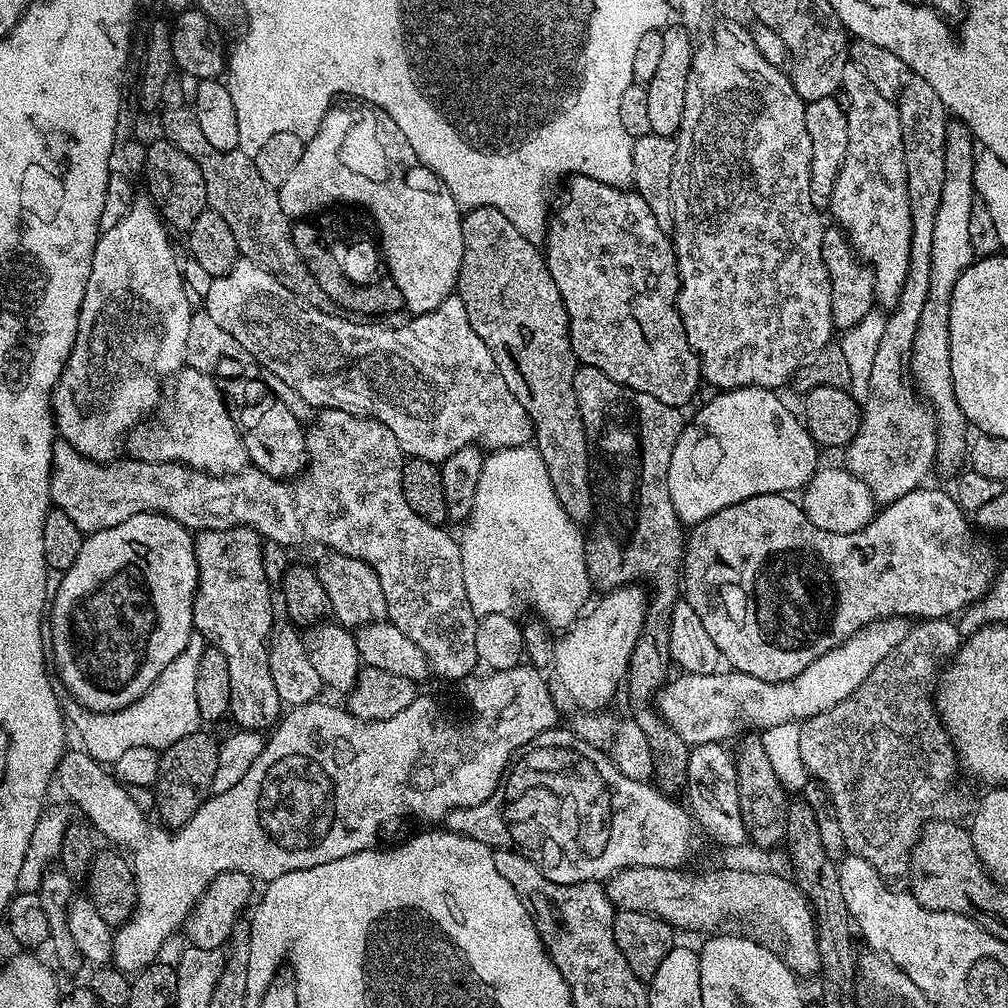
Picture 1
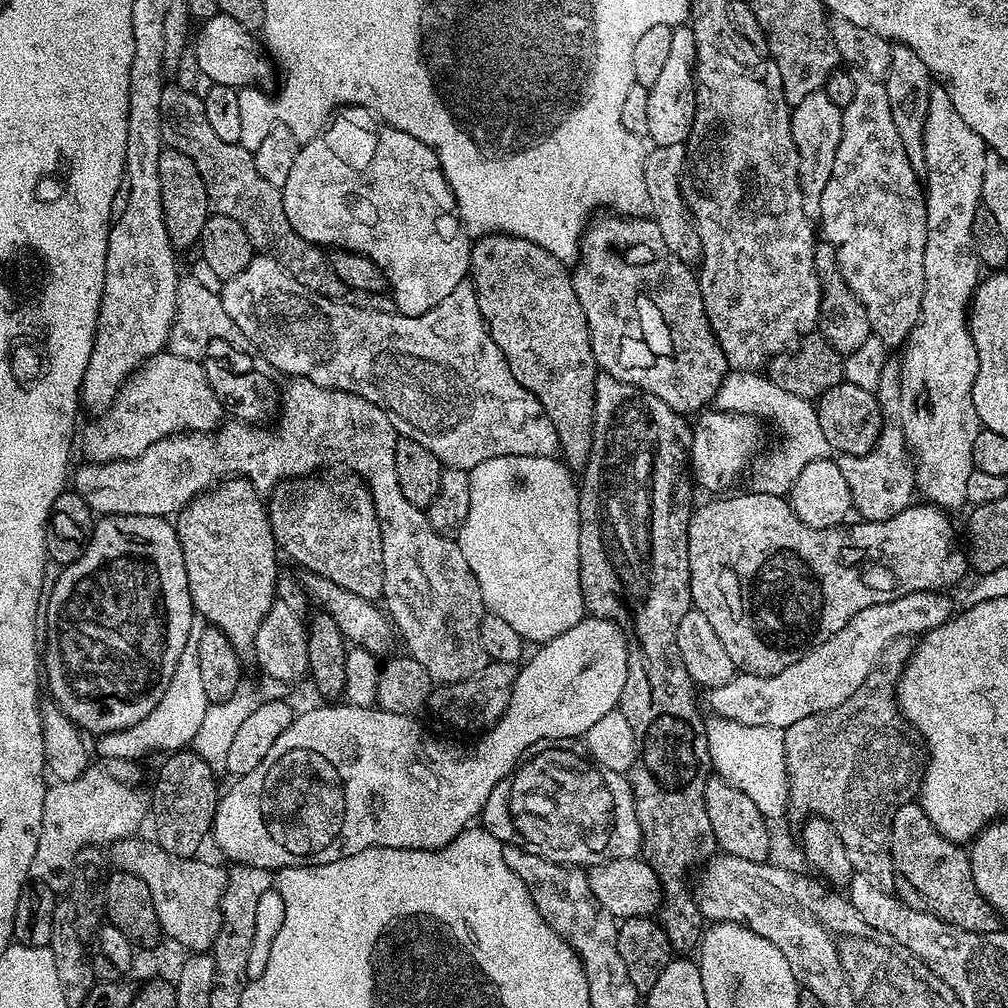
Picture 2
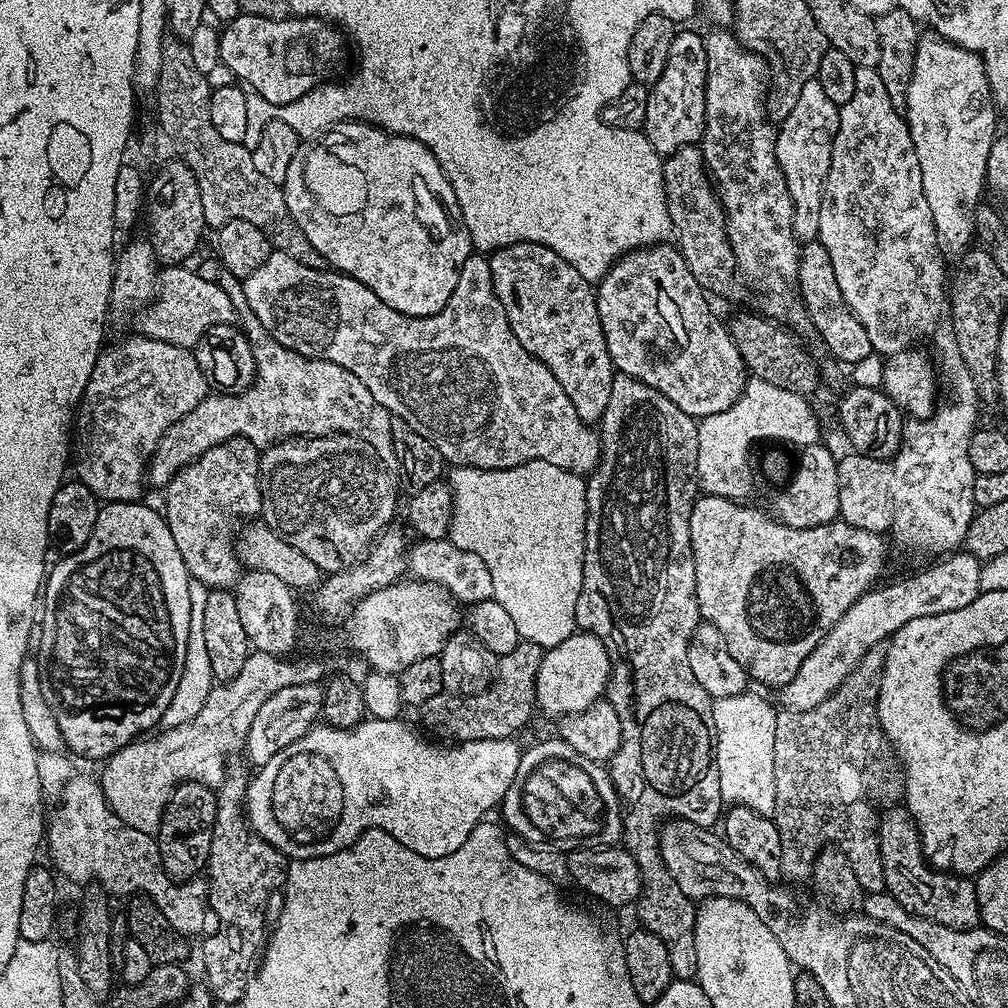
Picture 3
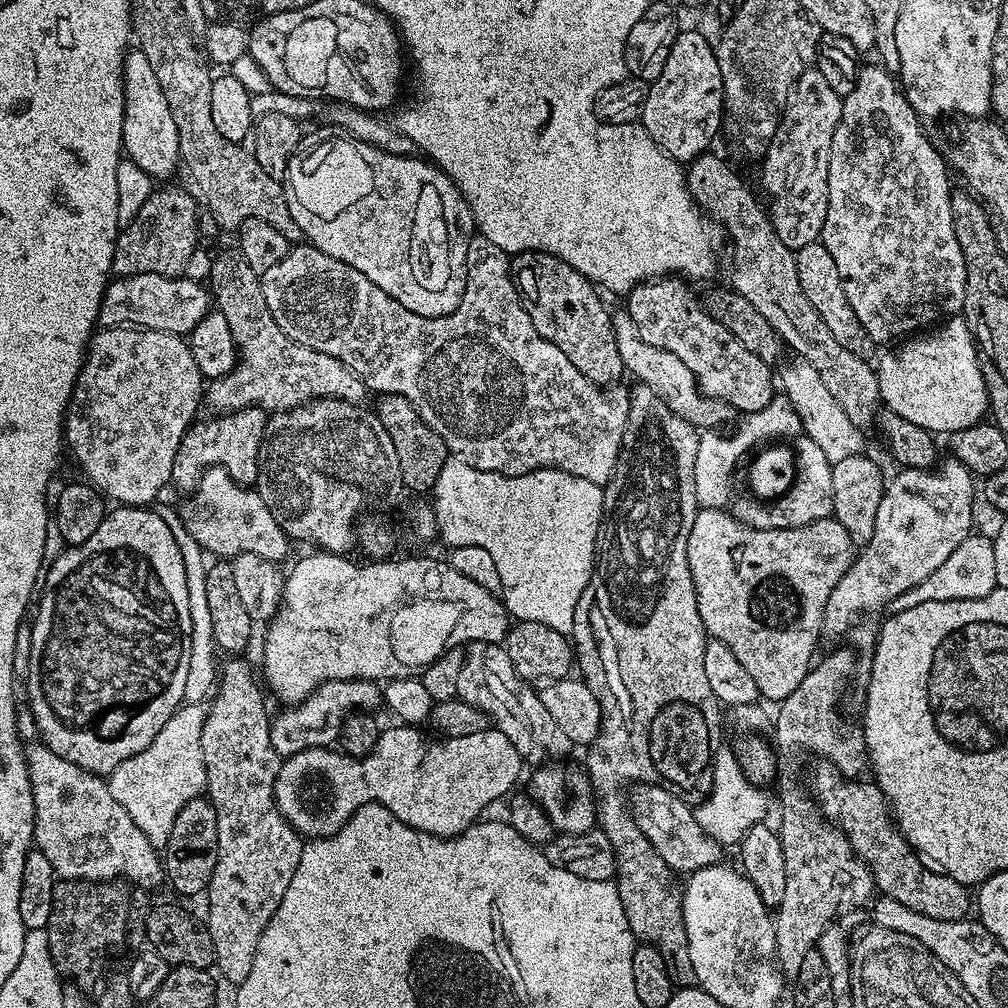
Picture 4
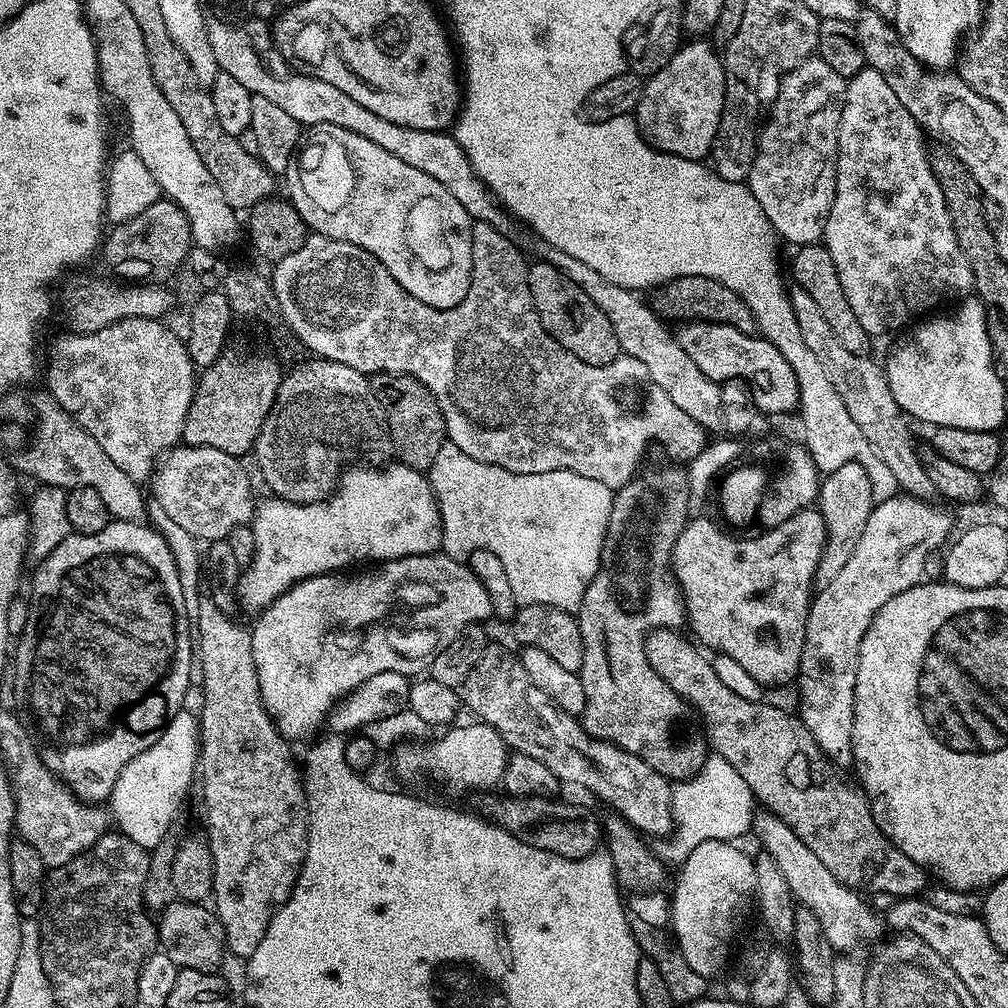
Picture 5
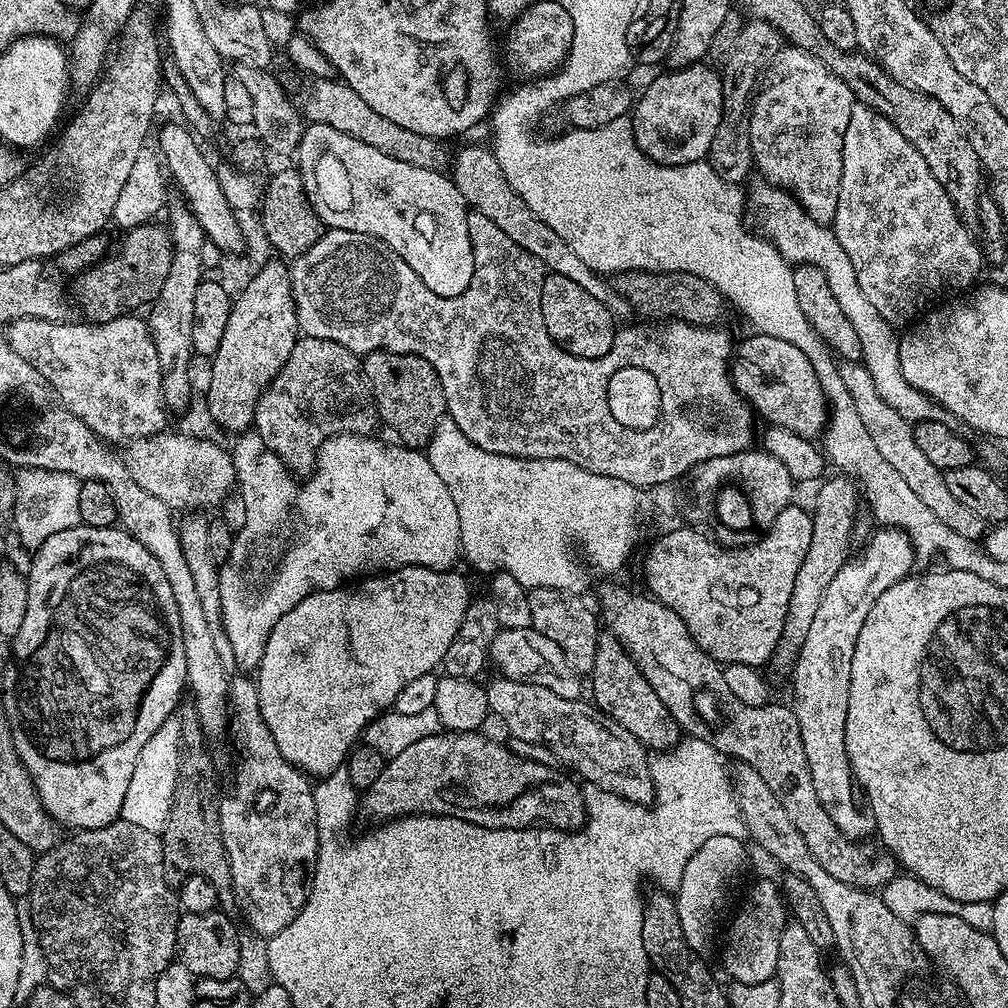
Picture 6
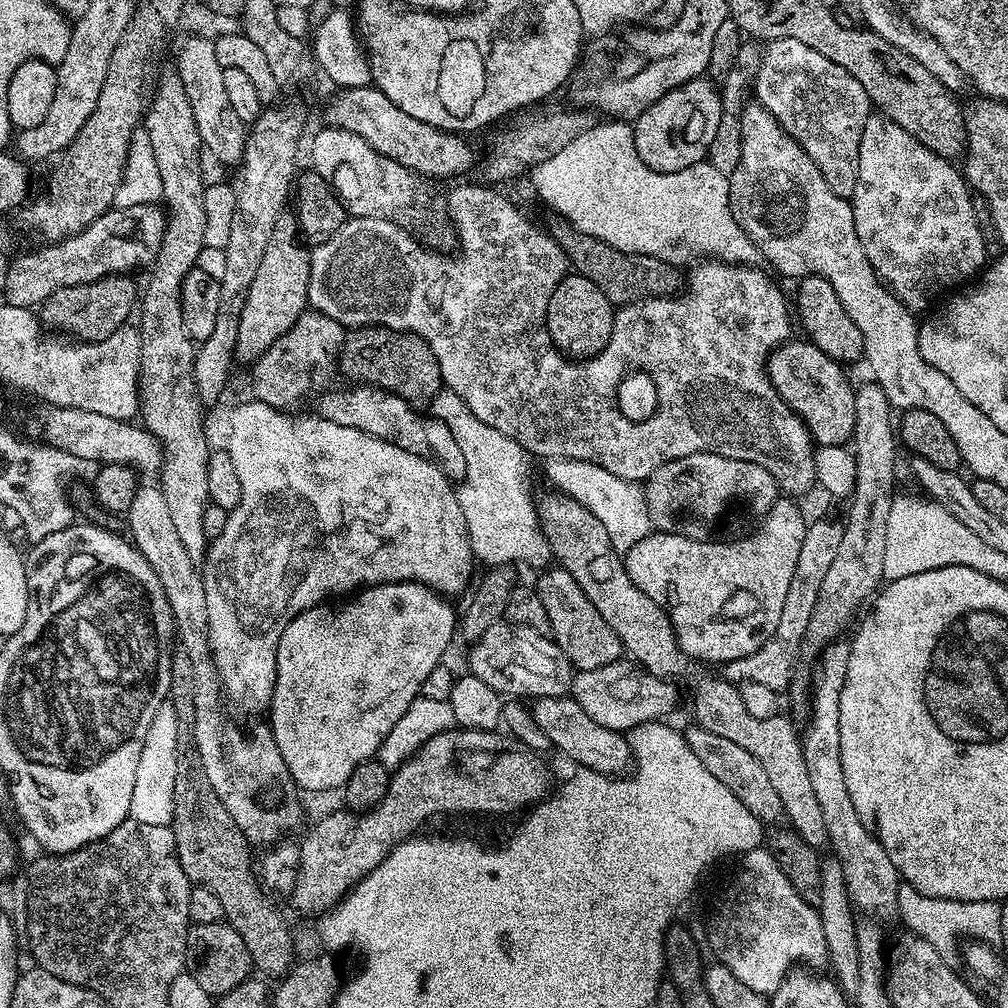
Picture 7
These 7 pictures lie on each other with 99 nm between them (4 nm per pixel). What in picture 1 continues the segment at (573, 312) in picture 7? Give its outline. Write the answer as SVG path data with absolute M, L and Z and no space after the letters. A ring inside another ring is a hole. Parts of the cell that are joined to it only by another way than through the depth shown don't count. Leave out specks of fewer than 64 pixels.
M469 208L463 213L462 242L462 266L458 270L455 295L459 296L462 306L466 306L466 318L470 318L474 334L486 342L486 350L490 350L502 378L506 378L510 394L522 402L532 420L534 447L542 462L546 462L546 470L550 474L554 494L558 494L558 502L562 502L562 510L566 510L571 520L591 521L594 515L594 489L590 479L588 439L574 394L574 374L578 361L572 353L572 343L568 337L566 306L558 286L554 286L545 253L525 236L518 234L514 222L510 222L506 214L493 208Z

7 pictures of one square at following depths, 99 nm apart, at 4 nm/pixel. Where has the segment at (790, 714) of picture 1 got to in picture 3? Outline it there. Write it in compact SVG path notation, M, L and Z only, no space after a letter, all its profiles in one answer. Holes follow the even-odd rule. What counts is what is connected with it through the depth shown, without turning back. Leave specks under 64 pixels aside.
M957 550L945 555L937 564L932 564L929 568L924 568L921 572L916 572L913 576L908 576L905 580L896 580L893 584L888 584L885 588L881 586L873 587L814 646L814 650L798 666L798 674L789 684L779 689L778 696L784 703L783 707L789 712L801 712L830 698L838 686L852 673L854 666L875 644L884 644L891 636L906 622L914 618L930 618L930 614L946 614L950 610L962 610L962 606L970 606L974 598L981 594L980 569L981 561L971 556L969 552Z

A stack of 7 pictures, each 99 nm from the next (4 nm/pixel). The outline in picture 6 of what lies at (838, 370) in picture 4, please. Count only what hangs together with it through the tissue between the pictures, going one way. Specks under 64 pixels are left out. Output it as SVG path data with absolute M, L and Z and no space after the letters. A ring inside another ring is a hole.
M844 362L840 364L840 373L846 390L850 390L850 398L854 398L854 406L858 406L862 426L866 426L870 439L874 441L874 450L878 450L878 454L882 454L882 458L890 462L894 470L898 470L898 475L910 485L910 490L914 490L914 494L918 494L918 499L945 526L950 526L954 534L962 534L962 538L973 542L983 541L986 535L985 520L978 518L978 514L974 514L974 510L969 510L959 498L954 498L953 492L946 486L944 473L938 466L934 466L934 462L930 462L930 458L926 458L926 453L919 448L918 442L914 442L913 425L906 418L902 418L902 414L894 410L894 406L887 404L882 394L878 394L878 386L874 386L870 370L866 370L860 362Z

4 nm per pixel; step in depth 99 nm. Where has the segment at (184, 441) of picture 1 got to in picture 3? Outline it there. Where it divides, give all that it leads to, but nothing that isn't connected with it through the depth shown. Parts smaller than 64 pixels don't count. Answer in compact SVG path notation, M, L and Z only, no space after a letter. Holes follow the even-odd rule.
M132 334L129 340L124 340L121 344L105 347L101 351L98 362L94 366L94 374L90 374L90 382L86 382L86 390L82 394L78 405L78 411L74 416L74 468L76 464L75 479L79 480L89 488L92 493L104 502L136 502L141 499L140 491L146 485L146 473L148 470L148 461L152 459L154 450L158 446L158 442L162 438L162 434L166 434L166 430L170 430L170 426L174 426L174 422L178 422L178 418L182 418L182 414L190 414L190 410L194 410L201 402L204 396L209 395L210 385L208 379L202 374L202 370L198 366L195 355L189 349L179 348L170 342L158 342L149 336L141 336Z

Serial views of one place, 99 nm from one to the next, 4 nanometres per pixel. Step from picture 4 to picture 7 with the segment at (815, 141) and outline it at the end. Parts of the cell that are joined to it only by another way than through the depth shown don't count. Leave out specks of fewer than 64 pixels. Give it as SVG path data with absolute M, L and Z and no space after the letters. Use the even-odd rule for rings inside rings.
M794 38L771 41L763 49L754 81L754 96L816 164L830 190L838 196L854 194L858 146L870 101L862 86L846 70Z

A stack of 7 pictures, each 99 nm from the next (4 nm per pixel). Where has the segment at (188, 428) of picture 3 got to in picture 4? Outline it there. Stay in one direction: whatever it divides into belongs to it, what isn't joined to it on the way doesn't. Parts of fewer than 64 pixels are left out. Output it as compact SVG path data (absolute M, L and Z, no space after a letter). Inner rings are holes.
M232 246L225 252L220 252L212 260L212 269L209 270L208 276L212 279L210 283L210 296L214 301L215 307L224 315L226 322L230 322L230 334L234 334L234 342L238 349L238 359L235 370L228 376L224 376L221 380L213 380L206 388L206 404L213 409L216 414L223 414L226 412L236 412L239 408L263 408L265 413L275 414L277 412L286 412L290 408L299 408L300 405L309 402L315 402L321 398L329 400L351 400L353 402L363 401L363 396L366 395L364 383L360 381L352 371L349 370L342 362L338 362L334 358L330 358L330 354L322 354L318 350L310 350L310 346L302 346L301 344L293 344L289 341L286 334L282 334L282 330L278 326L278 322L274 322L274 314L270 314L270 310L266 306L266 298L262 298L262 286L260 285L260 276L250 266L250 262L246 262L246 258L240 252L239 247Z

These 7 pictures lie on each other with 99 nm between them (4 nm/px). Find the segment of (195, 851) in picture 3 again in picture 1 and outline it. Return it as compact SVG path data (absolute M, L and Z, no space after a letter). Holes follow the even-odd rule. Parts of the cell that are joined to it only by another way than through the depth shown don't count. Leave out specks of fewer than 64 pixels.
M204 730L194 734L186 734L186 738L178 738L174 746L163 749L159 753L156 792L156 812L160 815L159 823L169 830L175 830L190 822L196 811L201 808L212 792L214 770L218 770L218 754L220 746L217 737L207 736Z

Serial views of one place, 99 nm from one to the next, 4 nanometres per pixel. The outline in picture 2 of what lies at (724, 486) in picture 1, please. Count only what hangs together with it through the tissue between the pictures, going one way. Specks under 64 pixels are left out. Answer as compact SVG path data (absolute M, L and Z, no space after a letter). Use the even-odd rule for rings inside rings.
M704 410L695 417L691 427L690 472L695 483L709 488L712 494L719 493L721 491L719 488L723 484L728 484L740 474L742 476L747 473L753 457L762 448L760 447L760 427L762 424L755 416Z

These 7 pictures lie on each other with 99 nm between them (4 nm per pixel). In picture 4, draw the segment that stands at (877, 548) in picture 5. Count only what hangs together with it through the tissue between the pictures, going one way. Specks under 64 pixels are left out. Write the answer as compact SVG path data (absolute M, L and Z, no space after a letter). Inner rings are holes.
M948 458L937 472L928 471L932 470L904 468L901 476L885 487L874 517L874 534L859 549L826 602L822 629L825 637L846 635L863 612L891 605L900 593L930 578L973 531L972 495L977 495L978 488L972 485L974 477L967 466ZM924 496L936 496L936 504Z

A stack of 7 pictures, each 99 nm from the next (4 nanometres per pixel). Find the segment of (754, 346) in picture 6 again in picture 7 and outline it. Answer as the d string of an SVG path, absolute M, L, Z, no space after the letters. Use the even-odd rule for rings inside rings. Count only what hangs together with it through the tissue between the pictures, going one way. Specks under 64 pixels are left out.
M789 339L772 351L767 363L767 376L774 390L808 428L813 441L820 446L847 445L854 430L854 384L844 377L845 369L831 360L807 339Z

